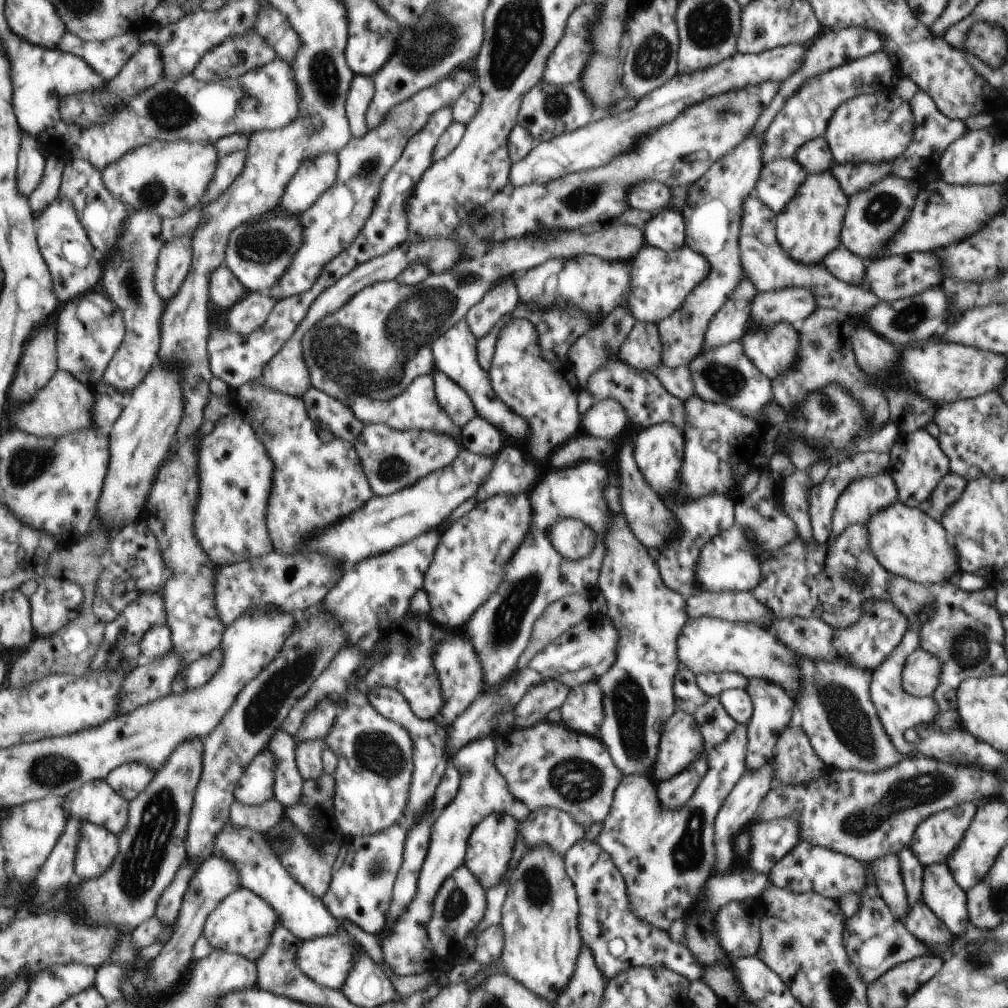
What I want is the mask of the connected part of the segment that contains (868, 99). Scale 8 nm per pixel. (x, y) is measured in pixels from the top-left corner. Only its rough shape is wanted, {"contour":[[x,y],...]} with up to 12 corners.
{"contour":[[891,90],[834,110],[833,162],[893,162],[910,144],[910,103]]}

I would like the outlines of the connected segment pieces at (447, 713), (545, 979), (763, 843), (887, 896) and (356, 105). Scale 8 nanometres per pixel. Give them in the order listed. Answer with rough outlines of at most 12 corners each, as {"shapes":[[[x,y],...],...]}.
{"shapes":[[[465,636],[433,650],[447,728],[482,692],[482,670]],[[565,858],[507,876],[490,963],[553,1006],[582,948]],[[792,818],[748,827],[750,851],[738,863],[766,876],[800,840]],[[896,853],[868,863],[878,893],[895,918],[907,914]],[[355,75],[346,102],[353,137],[370,131],[374,77]]]}

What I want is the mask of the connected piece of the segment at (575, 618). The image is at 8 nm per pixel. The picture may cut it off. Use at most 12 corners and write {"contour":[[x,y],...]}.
{"contour":[[563,596],[533,624],[518,658],[525,668],[551,641],[590,615],[589,598]]}

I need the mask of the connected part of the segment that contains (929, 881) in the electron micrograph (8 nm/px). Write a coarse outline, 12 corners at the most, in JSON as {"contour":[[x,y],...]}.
{"contour":[[946,863],[922,869],[920,900],[953,936],[971,927]]}

